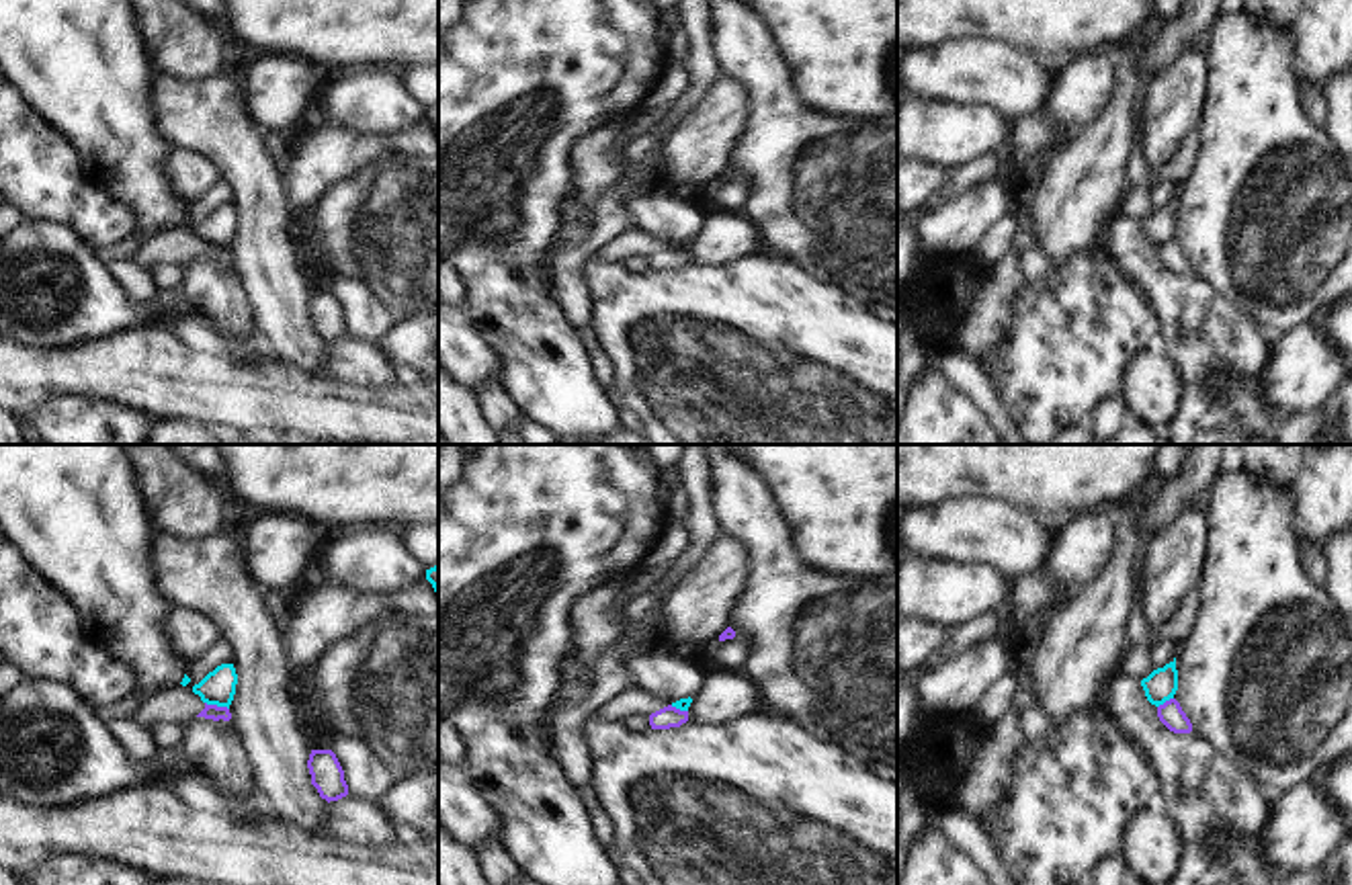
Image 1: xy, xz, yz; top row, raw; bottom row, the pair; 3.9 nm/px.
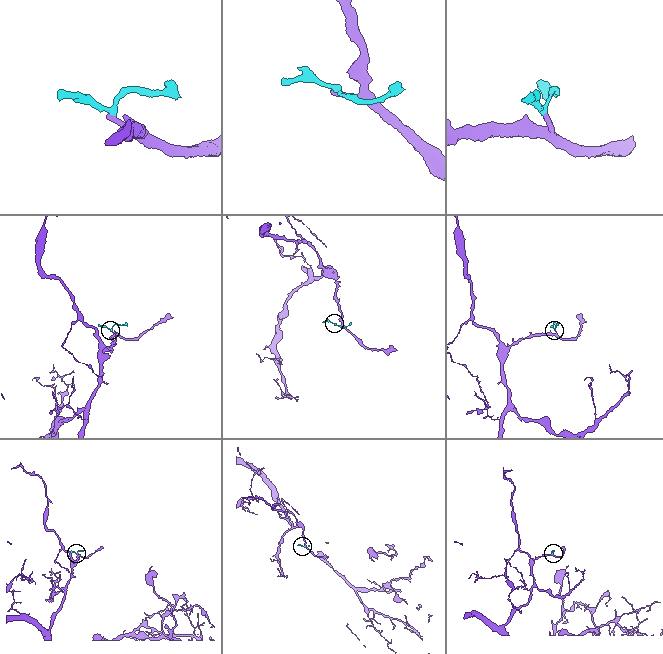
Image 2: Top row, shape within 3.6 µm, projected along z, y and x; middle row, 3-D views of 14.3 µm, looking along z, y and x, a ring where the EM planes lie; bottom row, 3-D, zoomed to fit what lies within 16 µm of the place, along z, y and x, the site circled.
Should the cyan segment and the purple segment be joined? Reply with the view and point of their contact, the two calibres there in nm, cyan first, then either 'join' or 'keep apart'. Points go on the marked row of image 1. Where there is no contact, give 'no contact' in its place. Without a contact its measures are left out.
xy (218, 705) | 140/60 nm | keep apart

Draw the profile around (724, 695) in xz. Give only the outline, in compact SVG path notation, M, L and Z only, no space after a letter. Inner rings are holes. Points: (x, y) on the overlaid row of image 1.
M705 670L705 680L692 697L688 717L699 725L721 725L760 707L760 690L740 672Z

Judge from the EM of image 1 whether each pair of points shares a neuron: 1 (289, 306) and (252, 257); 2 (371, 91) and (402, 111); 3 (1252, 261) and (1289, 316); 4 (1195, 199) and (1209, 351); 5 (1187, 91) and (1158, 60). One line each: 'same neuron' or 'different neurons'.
1: same neuron
2: same neuron
3: same neuron
4: different neurons
5: different neurons

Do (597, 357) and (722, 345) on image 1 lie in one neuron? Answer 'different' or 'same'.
different

